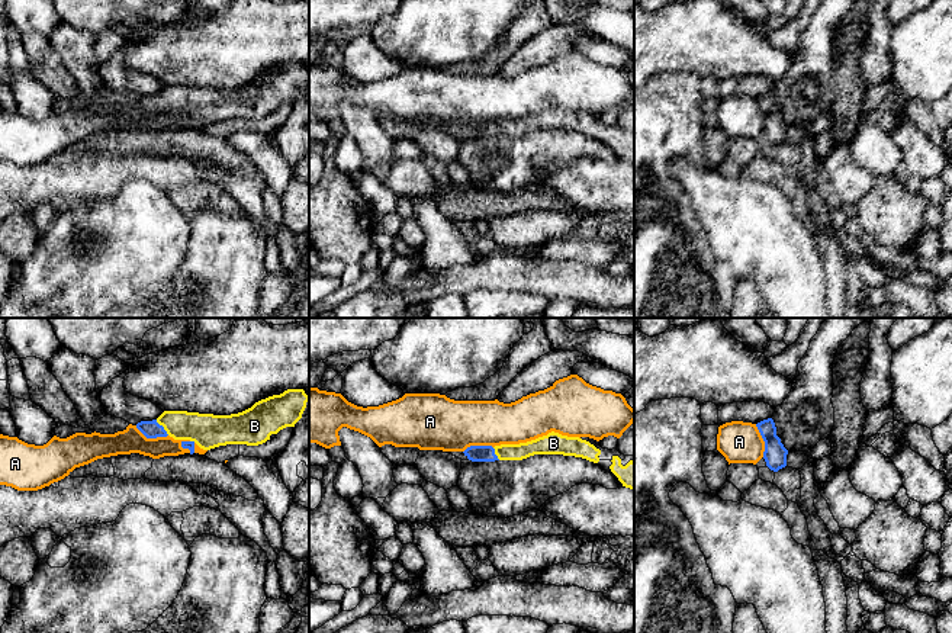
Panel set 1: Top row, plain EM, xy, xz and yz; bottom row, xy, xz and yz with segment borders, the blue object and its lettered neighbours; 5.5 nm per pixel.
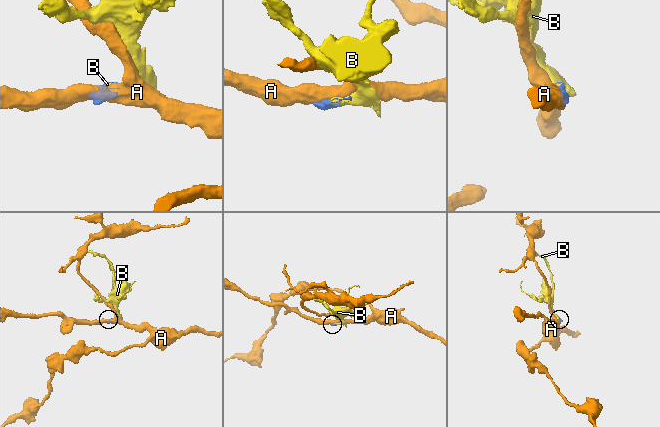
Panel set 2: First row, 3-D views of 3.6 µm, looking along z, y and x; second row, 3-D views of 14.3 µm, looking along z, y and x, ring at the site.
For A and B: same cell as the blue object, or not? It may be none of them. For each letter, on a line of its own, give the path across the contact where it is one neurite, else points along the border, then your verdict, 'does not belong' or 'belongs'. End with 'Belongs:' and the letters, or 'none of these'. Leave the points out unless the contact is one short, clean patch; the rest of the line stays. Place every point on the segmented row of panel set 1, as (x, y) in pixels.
A: border along xy (135, 426), (147, 437), (167, 436); does not belong
B: runs through xy (150, 429), (163, 427), (198, 427), (208, 431); belongs
Belongs: B

